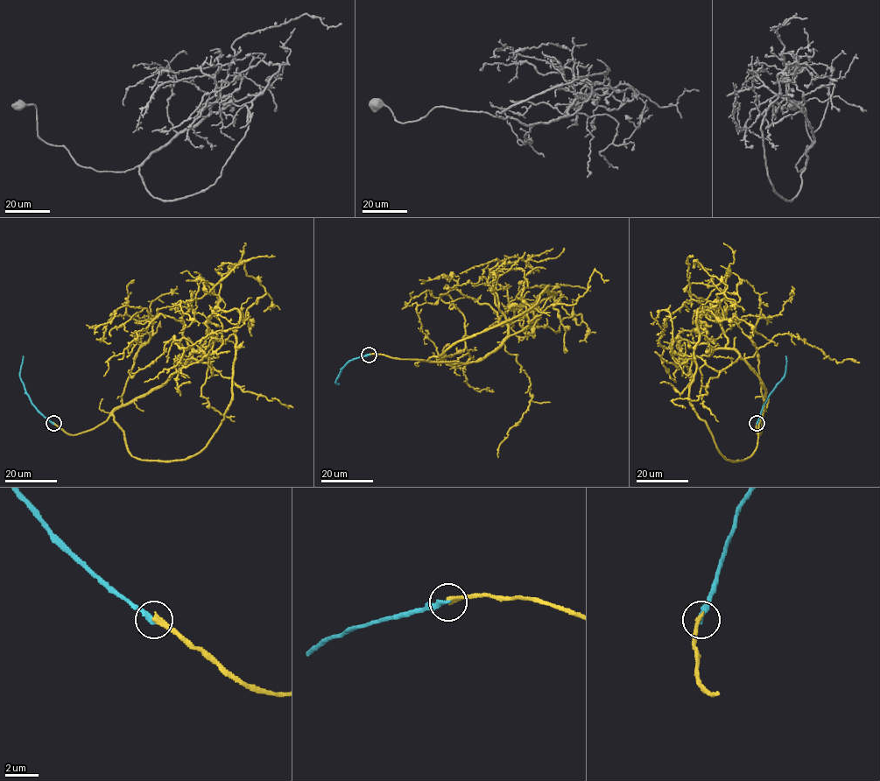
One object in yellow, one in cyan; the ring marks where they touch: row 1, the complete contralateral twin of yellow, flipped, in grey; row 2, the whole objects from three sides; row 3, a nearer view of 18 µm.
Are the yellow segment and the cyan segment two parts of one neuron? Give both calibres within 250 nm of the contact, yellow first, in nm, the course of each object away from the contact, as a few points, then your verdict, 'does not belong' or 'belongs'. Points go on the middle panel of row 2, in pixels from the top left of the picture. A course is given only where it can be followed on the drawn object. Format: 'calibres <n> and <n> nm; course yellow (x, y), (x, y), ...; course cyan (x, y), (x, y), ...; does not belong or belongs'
calibres 320 and 300 nm; course yellow (369, 355), (440, 355), (526, 312), (547, 286), (561, 321), (582, 322), (560, 293), (544, 291), (532, 309); course cyan (369, 355), (349, 361), (337, 377), (335, 383), (338, 383); does not belong

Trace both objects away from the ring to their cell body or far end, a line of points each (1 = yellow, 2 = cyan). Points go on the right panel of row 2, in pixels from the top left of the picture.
1: (756, 423), (756, 450), (727, 460), (689, 400), (697, 314), (723, 318), (727, 285), (695, 261), (711, 270)
2: (756, 423), (763, 404), (784, 374), (785, 356)

